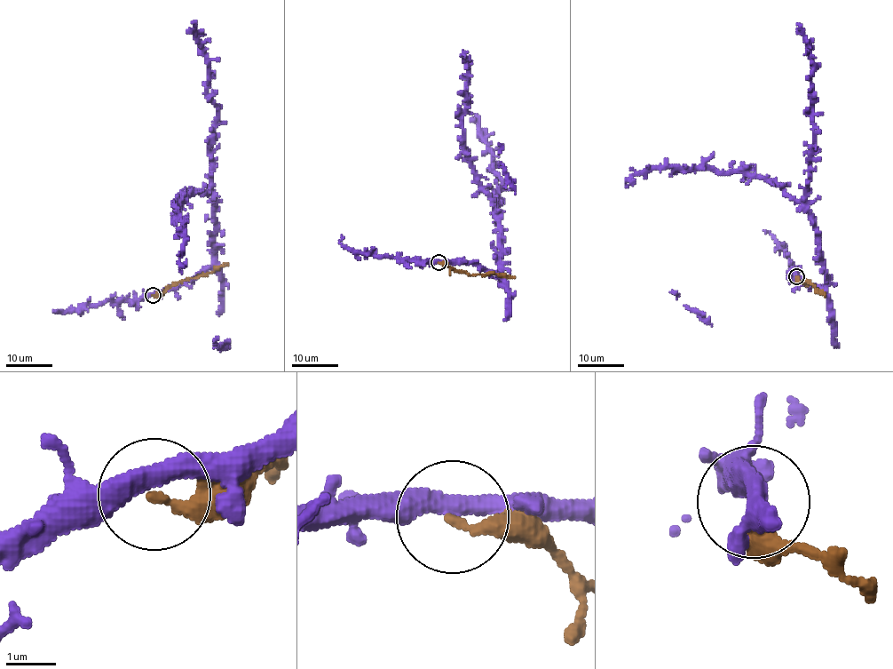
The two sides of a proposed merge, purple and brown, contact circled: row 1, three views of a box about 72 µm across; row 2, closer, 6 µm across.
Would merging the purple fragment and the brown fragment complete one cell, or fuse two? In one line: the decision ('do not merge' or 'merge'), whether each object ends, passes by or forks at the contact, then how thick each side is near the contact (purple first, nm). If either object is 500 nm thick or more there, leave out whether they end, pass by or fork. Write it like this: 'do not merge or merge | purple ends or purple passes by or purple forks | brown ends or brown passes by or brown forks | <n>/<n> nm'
do not merge | purple passes by | brown ends | 400/200 nm

